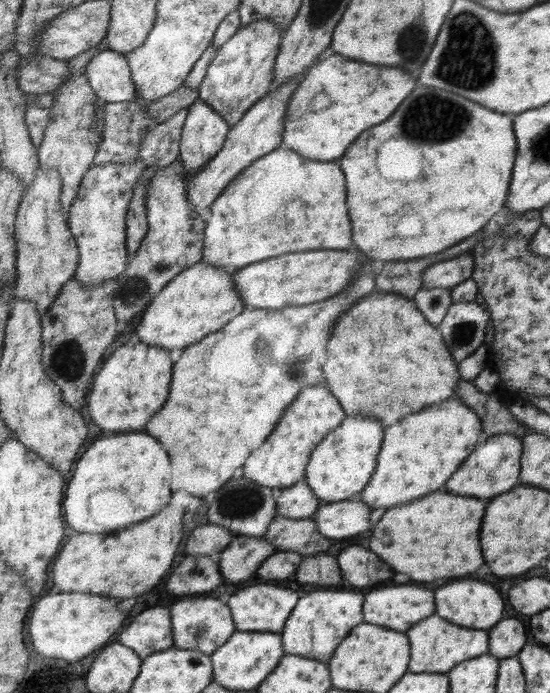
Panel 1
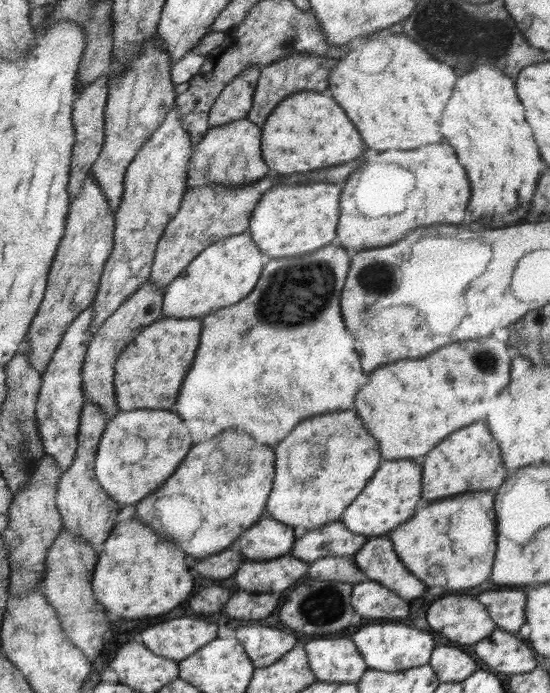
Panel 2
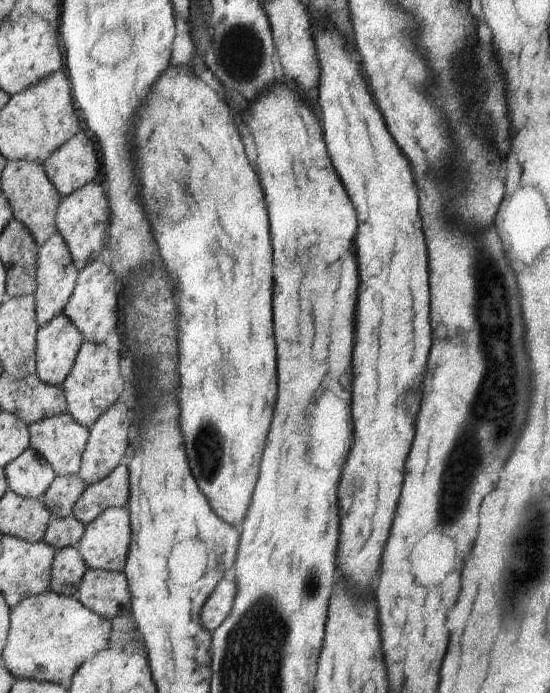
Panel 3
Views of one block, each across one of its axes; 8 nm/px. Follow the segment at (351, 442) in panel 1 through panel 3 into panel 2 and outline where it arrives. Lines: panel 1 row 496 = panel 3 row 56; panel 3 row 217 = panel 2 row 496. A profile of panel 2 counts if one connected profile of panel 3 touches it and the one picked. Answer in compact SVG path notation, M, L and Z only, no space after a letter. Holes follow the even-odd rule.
M383 460L375 473L375 480L367 484L363 496L359 496L359 500L355 500L355 504L351 504L351 508L343 514L347 528L365 536L381 536L407 522L421 500L421 472L423 468L409 460Z

